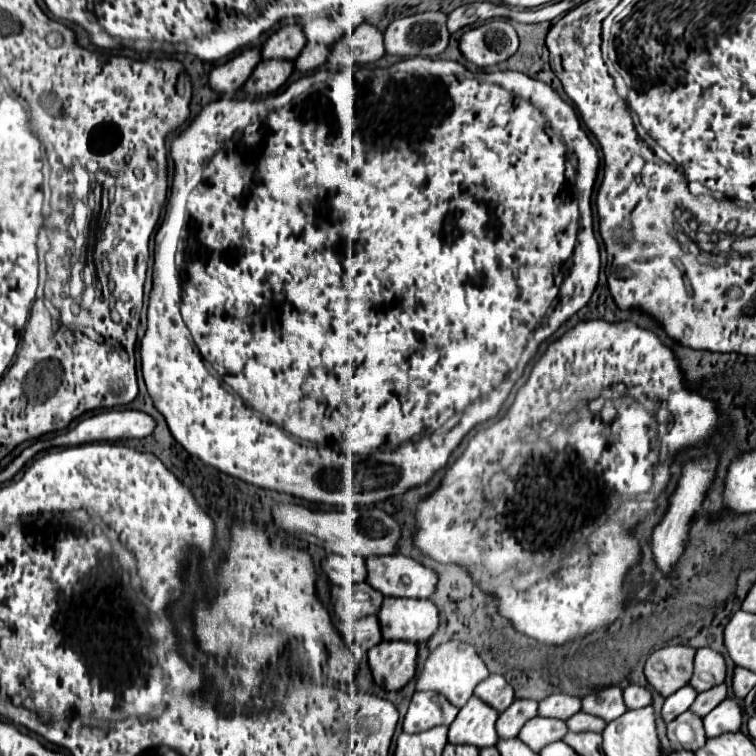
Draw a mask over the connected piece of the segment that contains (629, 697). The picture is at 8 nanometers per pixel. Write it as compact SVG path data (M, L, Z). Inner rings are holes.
M629 684L623 690L623 700L625 700L627 708L641 708L641 706L651 704L651 692L647 688L643 688L643 686Z

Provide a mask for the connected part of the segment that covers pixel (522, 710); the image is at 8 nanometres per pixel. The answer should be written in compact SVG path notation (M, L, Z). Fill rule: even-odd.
M515 700L505 712L499 714L495 728L499 738L515 738L521 726L537 716L537 702L535 700Z

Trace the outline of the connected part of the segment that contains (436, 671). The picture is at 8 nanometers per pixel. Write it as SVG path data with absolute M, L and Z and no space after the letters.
M449 640L445 644L439 644L435 650L431 650L431 654L423 662L419 674L415 676L415 690L433 690L433 692L439 692L451 704L455 704L457 708L461 708L473 696L475 686L481 680L485 680L487 676L489 676L489 670L483 664L483 660L477 656L475 648L471 644L459 642L459 640Z

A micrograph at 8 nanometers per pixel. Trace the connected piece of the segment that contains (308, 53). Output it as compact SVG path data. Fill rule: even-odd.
M307 44L301 54L295 60L295 70L297 72L309 72L317 70L319 66L325 64L329 54L329 46L319 46L319 44Z

